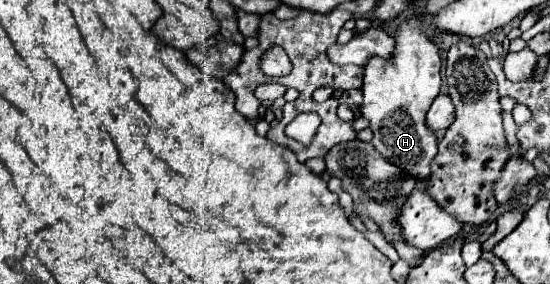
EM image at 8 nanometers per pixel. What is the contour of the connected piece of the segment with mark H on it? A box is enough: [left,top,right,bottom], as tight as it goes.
[358,18,440,184]

